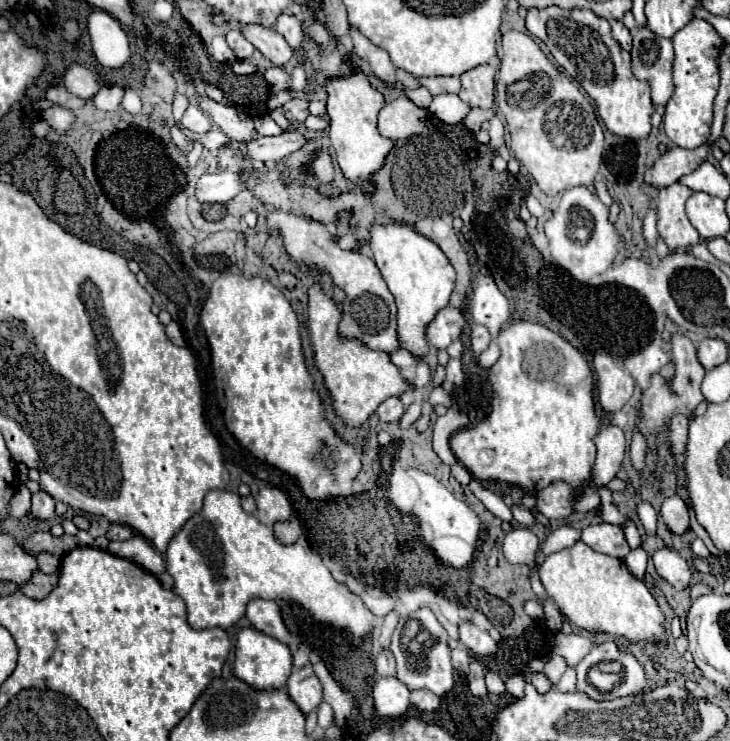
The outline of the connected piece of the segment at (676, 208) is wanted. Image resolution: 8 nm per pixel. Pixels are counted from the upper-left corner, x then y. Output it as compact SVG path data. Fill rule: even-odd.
M676 182L668 188L660 190L658 196L658 232L670 246L676 248L690 248L700 240L696 228L690 224L684 204L694 194L688 186Z

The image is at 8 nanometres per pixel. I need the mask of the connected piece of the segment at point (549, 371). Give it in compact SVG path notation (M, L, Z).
M518 320L518 322L512 322L508 326L504 326L498 334L498 346L502 350L502 356L500 360L488 370L488 382L490 382L490 388L494 392L492 396L492 404L490 404L490 410L488 410L488 416L484 416L484 420L478 420L478 424L474 426L468 426L468 428L462 428L458 430L452 438L450 438L450 448L456 456L458 462L464 464L464 468L476 478L476 480L498 480L498 482L508 482L508 484L514 484L518 486L520 490L536 496L538 492L542 492L544 488L548 488L550 484L556 484L556 482L566 482L574 494L582 494L584 492L584 484L592 480L592 466L594 466L594 460L596 460L596 444L594 444L594 438L596 434L600 432L600 420L596 418L594 414L594 396L592 396L592 390L594 390L594 376L592 376L592 370L588 366L588 362L584 360L584 356L574 348L570 346L564 338L560 338L556 332L548 330L546 326L542 324L534 324L534 322L524 322L524 320Z

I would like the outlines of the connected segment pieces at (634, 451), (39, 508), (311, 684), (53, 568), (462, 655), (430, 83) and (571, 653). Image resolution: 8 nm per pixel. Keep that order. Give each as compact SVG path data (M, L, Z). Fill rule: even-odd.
M636 430L632 436L632 444L630 444L630 458L634 468L642 474L646 468L646 438Z
M38 490L32 494L32 514L36 518L42 518L42 520L54 518L56 516L54 504L56 504L56 500L50 494L46 494L44 490Z
M310 664L302 666L302 668L296 668L290 674L286 690L288 690L288 696L300 706L300 710L304 714L318 708L318 704L322 700L322 686L320 686L320 682L318 682Z
M40 552L38 554L38 566L44 574L58 574L58 568L60 568L60 560L52 554L46 554L46 552Z
M454 648L452 650L452 664L461 675L466 675L469 671L470 656L464 648Z
M456 76L420 78L420 84L426 86L432 96L438 96L438 94L458 94L460 92L460 78L456 78Z
M558 632L554 638L554 652L564 656L568 666L576 666L594 646L594 642L584 634L562 634Z

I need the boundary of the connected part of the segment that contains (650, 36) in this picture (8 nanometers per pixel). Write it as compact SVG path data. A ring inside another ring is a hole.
M642 26L634 34L634 48L630 54L634 76L650 84L654 106L664 106L674 92L672 40L664 40L662 36L656 36L648 26Z

